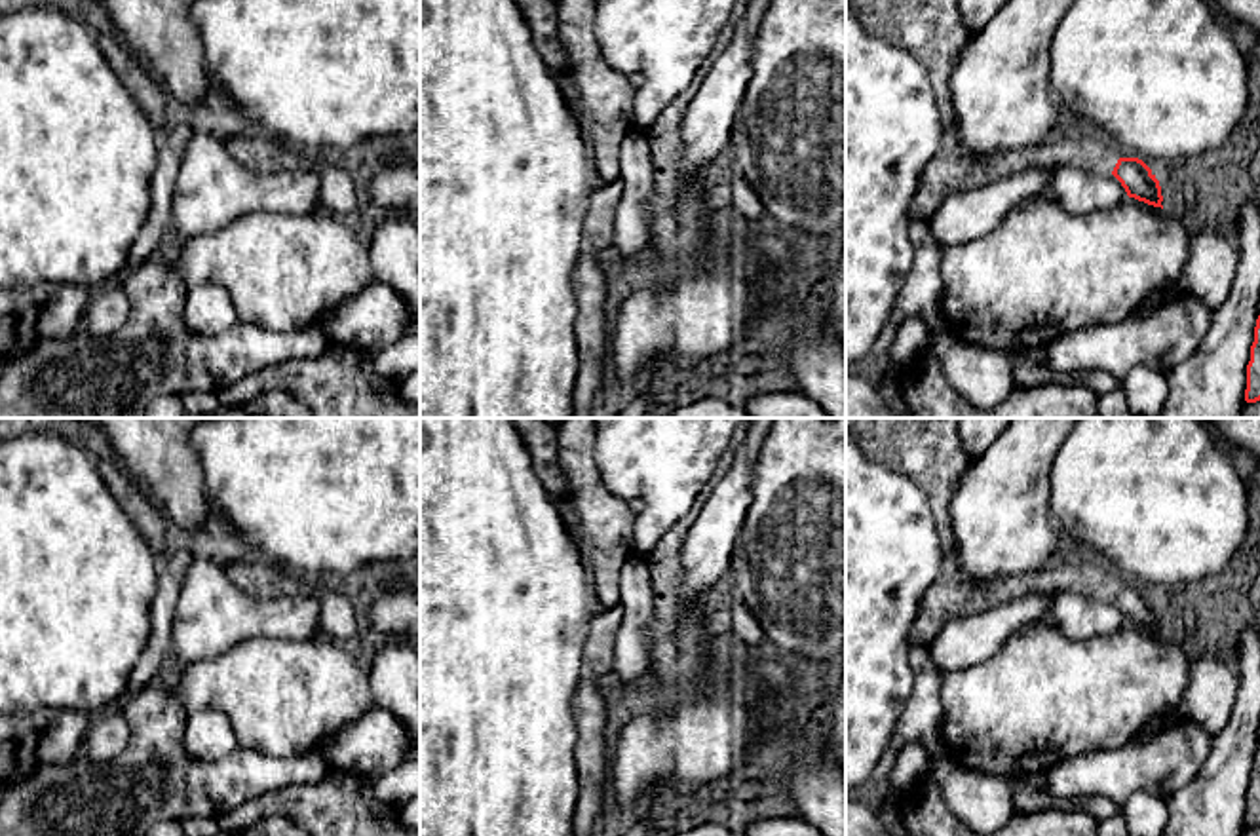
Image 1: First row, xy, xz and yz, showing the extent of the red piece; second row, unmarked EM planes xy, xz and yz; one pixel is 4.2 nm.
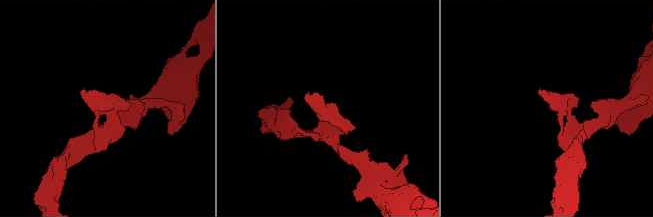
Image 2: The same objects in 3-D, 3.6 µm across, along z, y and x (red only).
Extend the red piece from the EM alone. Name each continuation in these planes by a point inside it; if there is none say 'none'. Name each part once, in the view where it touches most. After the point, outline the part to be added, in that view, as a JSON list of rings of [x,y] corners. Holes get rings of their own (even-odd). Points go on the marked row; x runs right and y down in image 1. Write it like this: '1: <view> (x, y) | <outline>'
1: yz (932, 31) | [[[846,0],[863,28],[882,42],[916,57],[931,82],[937,110],[952,125],[939,152],[924,169],[910,201],[910,220],[931,220],[943,201],[1002,179],[1032,171],[1076,167],[1112,175],[1119,158],[1136,158],[1110,139],[1087,129],[1057,133],[1022,150],[998,148],[971,156],[962,150],[954,131],[950,74],[962,55],[969,30],[962,23],[958,0]]]

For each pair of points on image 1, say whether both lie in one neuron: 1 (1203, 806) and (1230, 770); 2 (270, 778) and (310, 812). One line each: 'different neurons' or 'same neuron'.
1: same neuron
2: different neurons

